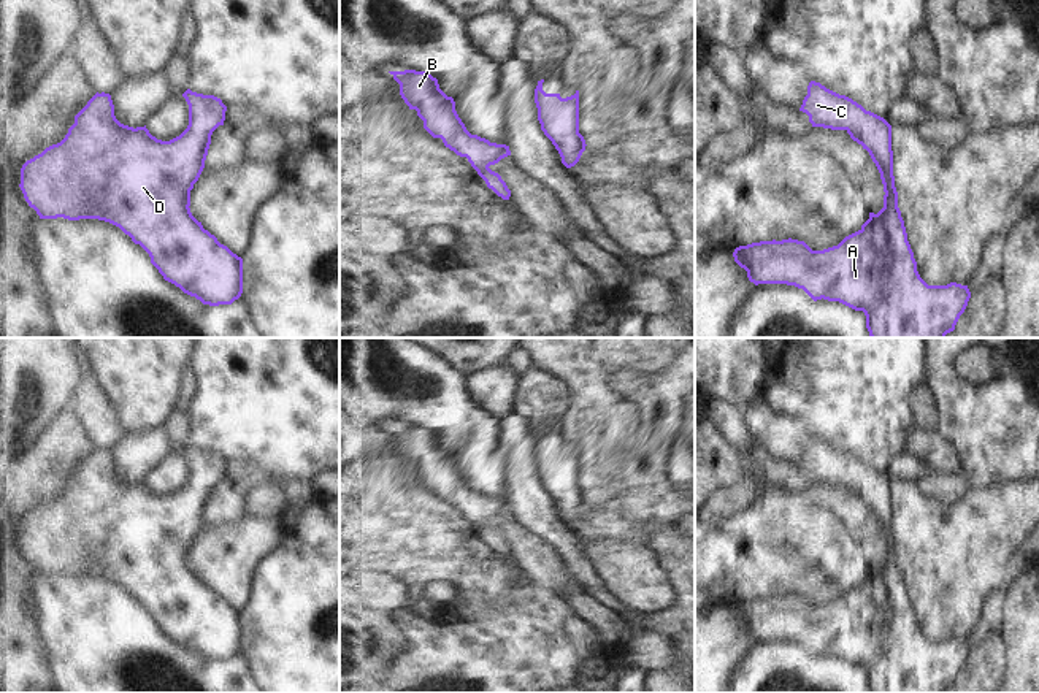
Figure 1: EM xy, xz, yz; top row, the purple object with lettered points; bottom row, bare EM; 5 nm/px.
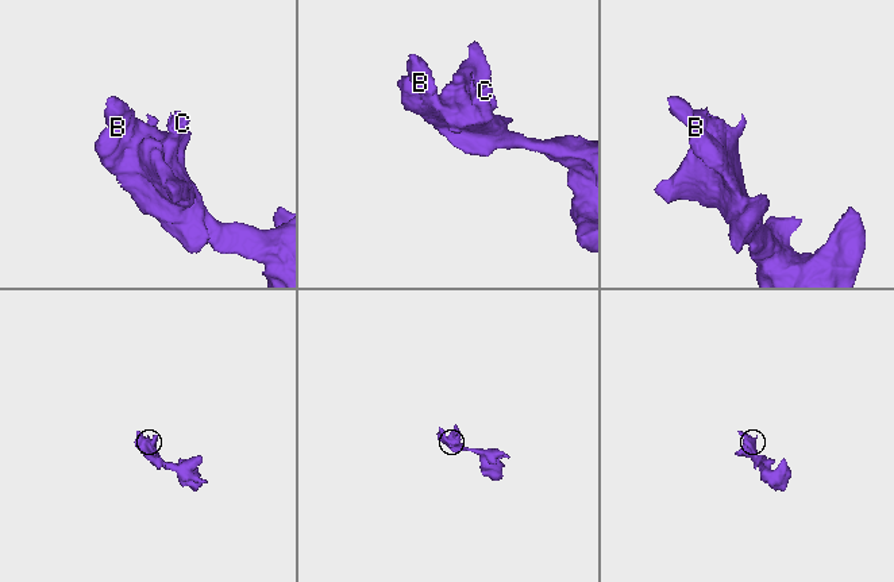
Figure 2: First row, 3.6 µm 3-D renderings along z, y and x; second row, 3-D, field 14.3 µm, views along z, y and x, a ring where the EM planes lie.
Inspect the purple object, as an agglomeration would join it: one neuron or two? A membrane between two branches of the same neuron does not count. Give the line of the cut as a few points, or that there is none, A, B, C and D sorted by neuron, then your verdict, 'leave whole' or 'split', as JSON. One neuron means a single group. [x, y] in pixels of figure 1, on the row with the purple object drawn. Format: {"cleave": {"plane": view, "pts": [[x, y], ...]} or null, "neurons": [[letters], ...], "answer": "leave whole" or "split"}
{"cleave": null, "neurons": [["A", "B", "C", "D"]], "answer": "leave whole"}

